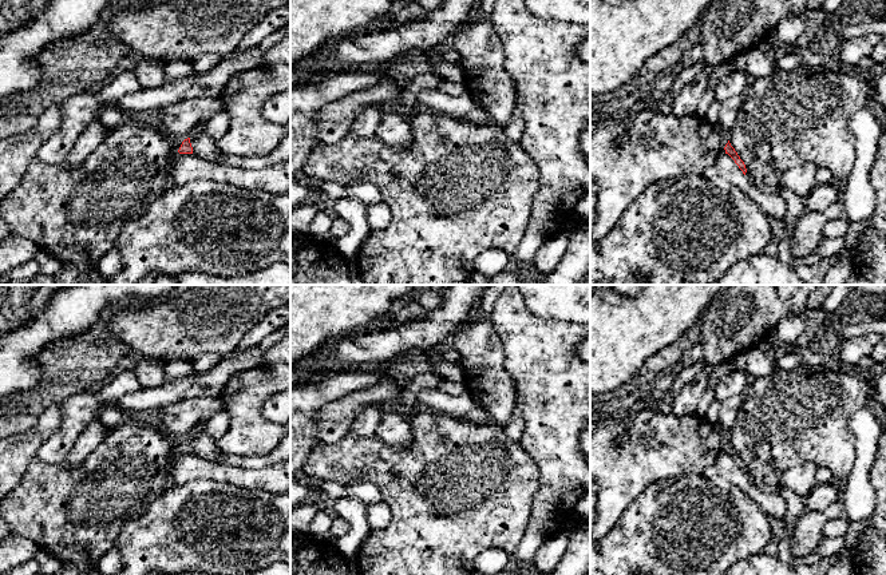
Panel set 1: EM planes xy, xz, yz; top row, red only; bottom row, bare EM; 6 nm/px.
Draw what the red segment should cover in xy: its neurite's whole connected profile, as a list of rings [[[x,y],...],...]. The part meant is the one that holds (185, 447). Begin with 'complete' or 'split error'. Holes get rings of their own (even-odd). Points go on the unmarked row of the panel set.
split error; [[[197,397],[165,407],[158,412],[157,417],[162,421],[163,429],[178,441],[175,451],[193,453],[191,433],[203,427],[221,409],[222,402],[219,398]]]

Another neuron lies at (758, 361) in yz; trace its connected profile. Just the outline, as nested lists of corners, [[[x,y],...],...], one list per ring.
[[[771,336],[758,345],[736,354],[731,362],[744,370],[751,378],[766,377],[775,369],[776,361],[786,354],[795,353],[800,345],[815,342],[815,337],[806,338],[803,344],[782,346]]]

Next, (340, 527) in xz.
[[[335,516],[333,518],[333,523],[331,527],[331,536],[335,538],[343,538],[345,536],[351,530],[351,526],[348,522],[345,522],[344,519]]]

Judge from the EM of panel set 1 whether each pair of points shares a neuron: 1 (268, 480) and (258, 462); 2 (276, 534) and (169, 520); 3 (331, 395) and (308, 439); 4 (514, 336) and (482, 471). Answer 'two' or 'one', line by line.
1: two
2: one
3: one
4: two

